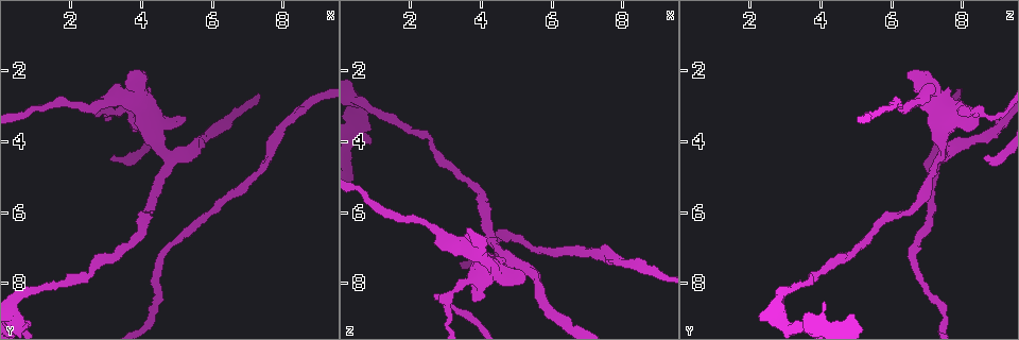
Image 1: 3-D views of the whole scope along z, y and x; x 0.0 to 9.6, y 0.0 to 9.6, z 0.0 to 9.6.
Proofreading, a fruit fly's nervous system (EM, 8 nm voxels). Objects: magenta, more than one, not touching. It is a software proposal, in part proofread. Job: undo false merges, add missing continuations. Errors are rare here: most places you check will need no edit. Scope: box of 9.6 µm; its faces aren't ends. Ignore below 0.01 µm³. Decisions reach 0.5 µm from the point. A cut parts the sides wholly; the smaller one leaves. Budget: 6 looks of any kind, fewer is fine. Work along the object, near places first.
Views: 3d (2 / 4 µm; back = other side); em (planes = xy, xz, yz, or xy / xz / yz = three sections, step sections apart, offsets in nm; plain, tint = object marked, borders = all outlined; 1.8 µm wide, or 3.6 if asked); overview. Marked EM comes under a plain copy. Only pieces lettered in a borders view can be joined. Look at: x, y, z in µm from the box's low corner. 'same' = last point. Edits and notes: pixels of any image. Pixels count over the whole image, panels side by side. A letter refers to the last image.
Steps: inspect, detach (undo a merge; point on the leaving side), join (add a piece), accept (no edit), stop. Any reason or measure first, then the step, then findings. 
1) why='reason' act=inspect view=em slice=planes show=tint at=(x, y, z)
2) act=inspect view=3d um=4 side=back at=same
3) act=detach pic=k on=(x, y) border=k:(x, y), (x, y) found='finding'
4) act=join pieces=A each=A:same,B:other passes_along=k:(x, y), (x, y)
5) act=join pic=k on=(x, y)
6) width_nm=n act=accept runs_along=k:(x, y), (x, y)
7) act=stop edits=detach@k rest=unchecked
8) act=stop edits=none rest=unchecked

why='calibre changes' act=inspect view=em slice=planes show=borders at=(4.75, 4.40, 7.45)

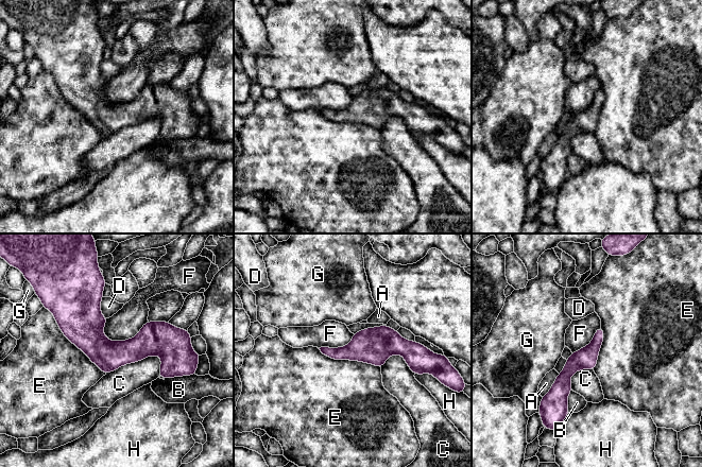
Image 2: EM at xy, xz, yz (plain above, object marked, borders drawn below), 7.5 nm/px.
width_nm=170 act=accept each=A:other,B:other,C:other,D:other,E:other,F:other,G:other,H:other border=2:(148, 321), (129, 339), (103, 334) found='one neuron here'

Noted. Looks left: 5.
why='free end' act=inspect view=em slice=yz step=16 show=borders at=(3.20, 4.40, 8.65)

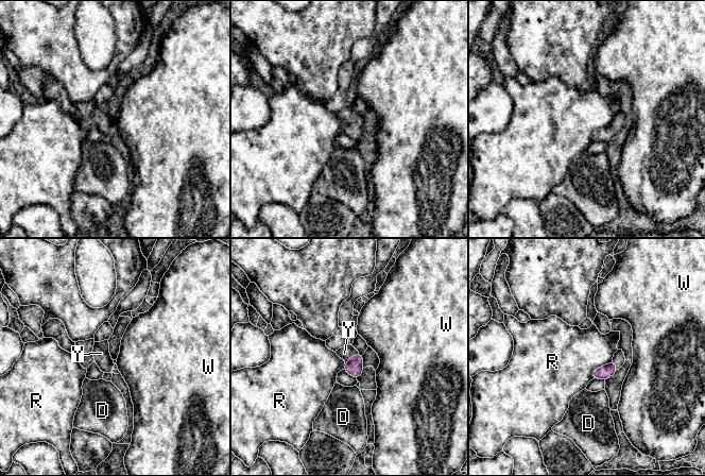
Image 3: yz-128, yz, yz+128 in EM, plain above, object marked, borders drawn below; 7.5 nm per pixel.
act=inspect view=em slice=planes show=borders at=same

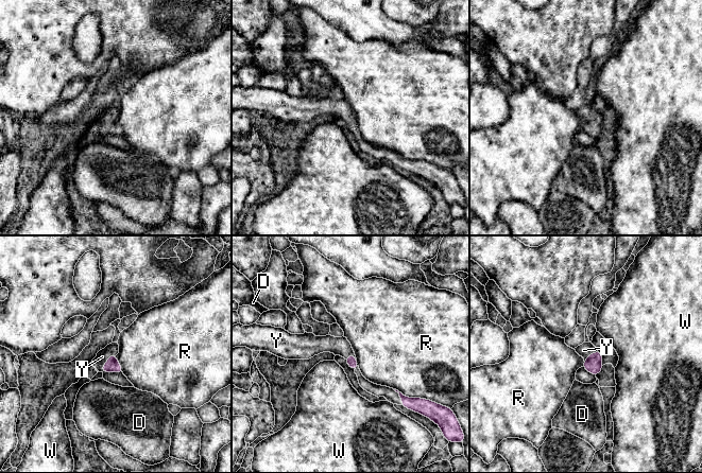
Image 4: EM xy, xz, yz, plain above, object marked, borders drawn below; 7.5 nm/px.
act=join pieces=Y each=D:other,R:other,W:other,Y:same passes_along=4:(112, 365), (107, 361), (102, 356) found='it goes on there'

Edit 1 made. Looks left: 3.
act=inspect view=overview

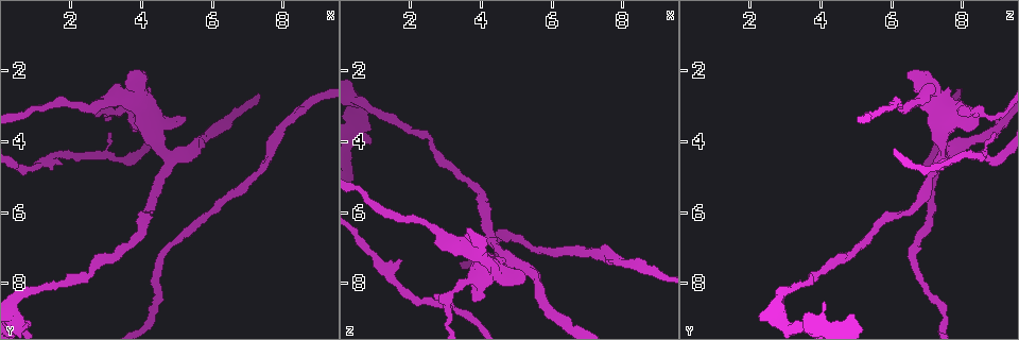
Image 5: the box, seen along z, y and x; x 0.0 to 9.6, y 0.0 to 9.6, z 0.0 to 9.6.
why='an open end' act=inspect view=em slice=planes show=borders at=(0.85, 9.05, 3.65)

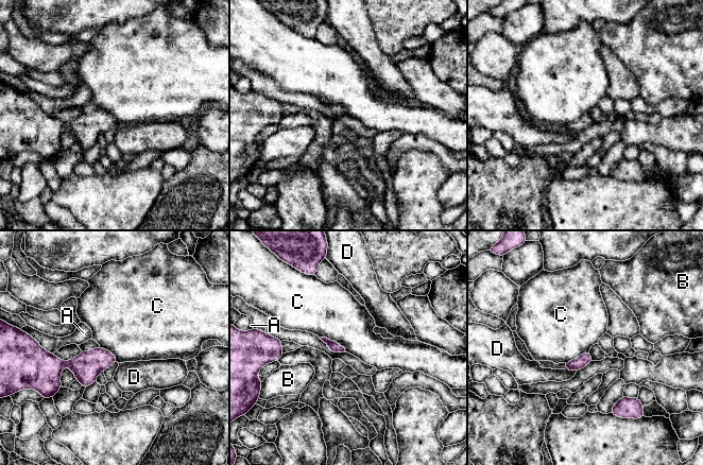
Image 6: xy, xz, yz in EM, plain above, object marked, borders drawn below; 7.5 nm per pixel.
act=accept each=A:other,B:other,C:other,D:other border=6:(320, 337), (337, 341), (346, 351) found='none of them fits'

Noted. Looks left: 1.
act=stop edits=join@4 rest=unchecked

